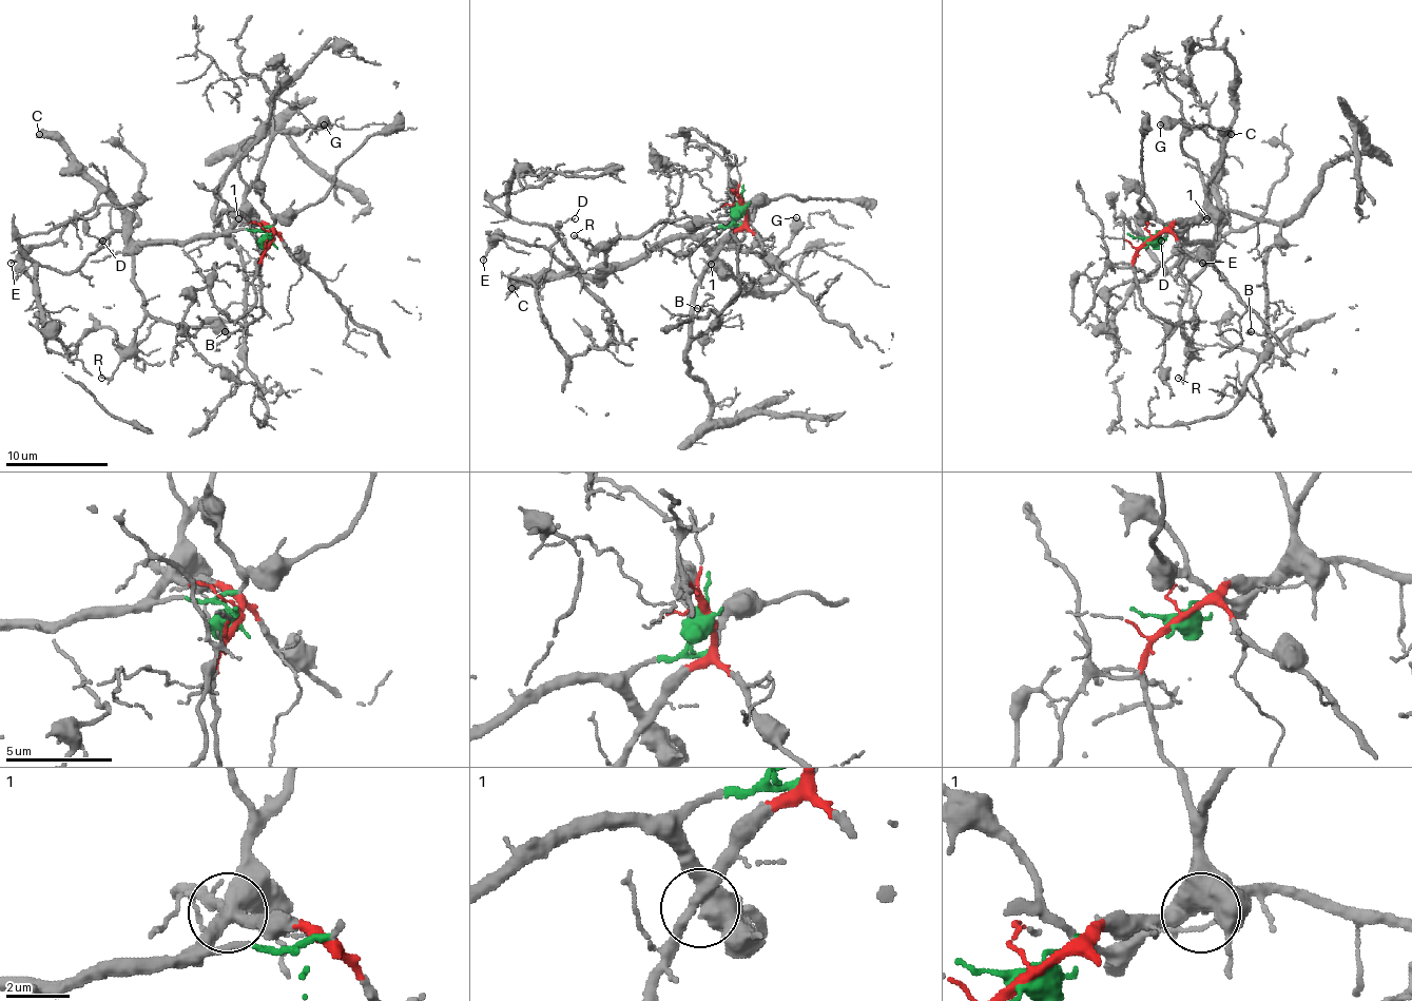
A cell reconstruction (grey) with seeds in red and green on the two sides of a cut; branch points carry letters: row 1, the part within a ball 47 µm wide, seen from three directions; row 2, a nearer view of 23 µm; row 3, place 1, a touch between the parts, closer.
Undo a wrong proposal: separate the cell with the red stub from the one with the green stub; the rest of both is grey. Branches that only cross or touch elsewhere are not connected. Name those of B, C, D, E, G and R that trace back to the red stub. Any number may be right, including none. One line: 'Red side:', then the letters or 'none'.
Red side: B

